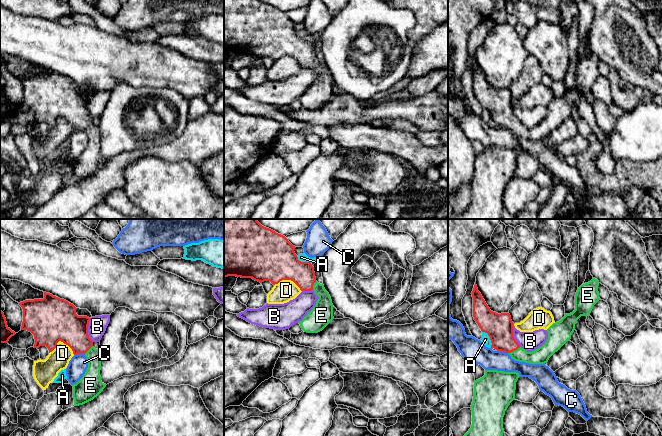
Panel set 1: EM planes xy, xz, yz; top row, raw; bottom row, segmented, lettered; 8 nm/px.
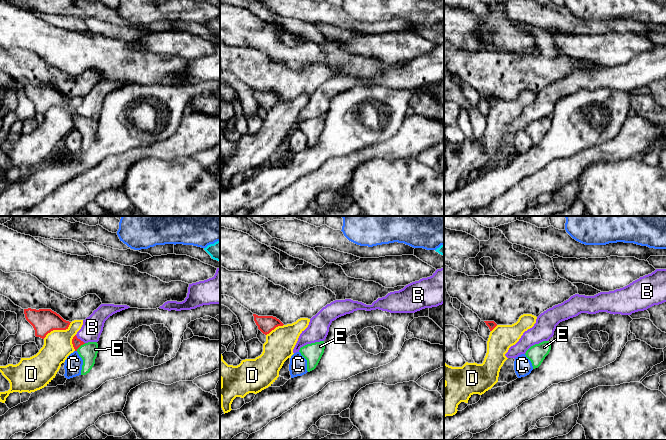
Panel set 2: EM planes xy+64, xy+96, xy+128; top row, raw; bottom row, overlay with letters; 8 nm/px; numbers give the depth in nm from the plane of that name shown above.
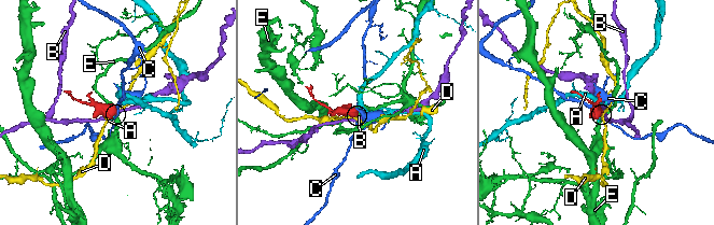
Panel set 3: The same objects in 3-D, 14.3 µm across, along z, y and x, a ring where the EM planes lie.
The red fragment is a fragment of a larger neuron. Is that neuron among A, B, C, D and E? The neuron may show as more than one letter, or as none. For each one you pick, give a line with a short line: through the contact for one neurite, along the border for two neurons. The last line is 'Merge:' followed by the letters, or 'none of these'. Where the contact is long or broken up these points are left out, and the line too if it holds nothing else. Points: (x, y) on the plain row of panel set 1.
E: line yz (499, 103), (501, 113), (514, 126), (523, 132), (541, 131)
Merge: E

